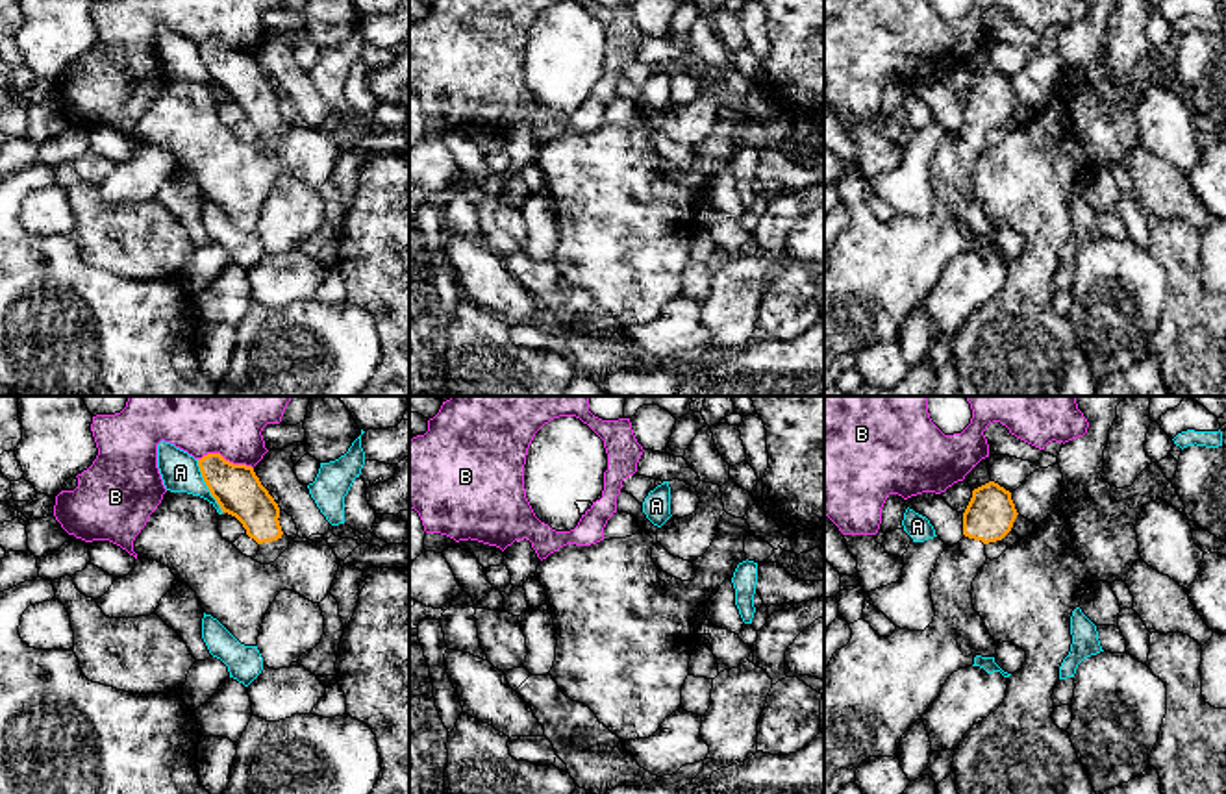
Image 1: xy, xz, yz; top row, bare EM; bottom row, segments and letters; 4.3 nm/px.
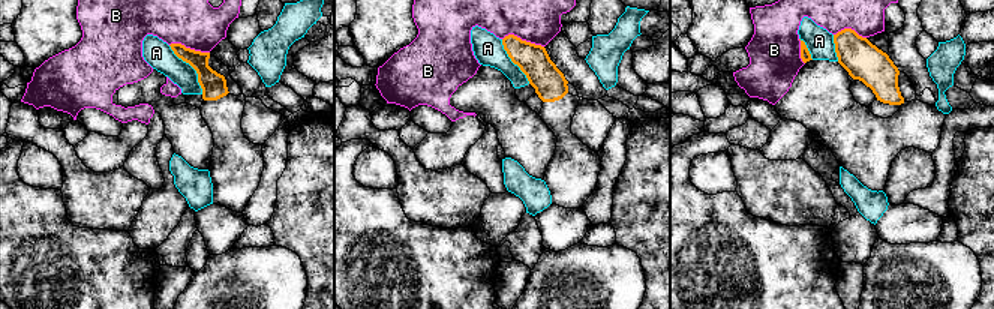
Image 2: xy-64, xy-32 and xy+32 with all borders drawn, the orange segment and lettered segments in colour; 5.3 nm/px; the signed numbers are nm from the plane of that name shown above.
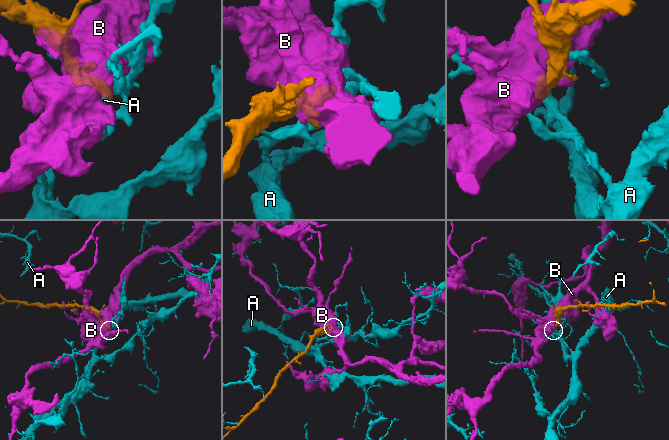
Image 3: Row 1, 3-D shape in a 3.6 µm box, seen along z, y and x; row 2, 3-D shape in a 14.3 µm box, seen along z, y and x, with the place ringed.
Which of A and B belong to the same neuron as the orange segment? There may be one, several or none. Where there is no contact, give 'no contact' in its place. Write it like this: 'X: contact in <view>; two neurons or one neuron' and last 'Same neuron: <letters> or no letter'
A: contact in xy; two neurons
B: contact in xy; two neurons
Same neuron: no letter

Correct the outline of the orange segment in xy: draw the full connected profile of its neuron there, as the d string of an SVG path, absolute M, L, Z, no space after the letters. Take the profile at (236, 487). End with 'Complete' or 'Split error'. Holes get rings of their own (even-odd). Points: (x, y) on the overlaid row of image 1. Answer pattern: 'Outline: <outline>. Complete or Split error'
Outline: M220 453L198 459L202 478L222 513L235 516L246 535L259 544L254 561L274 563L291 544L281 531L280 507L261 485L252 466L233 465Z. Split error

